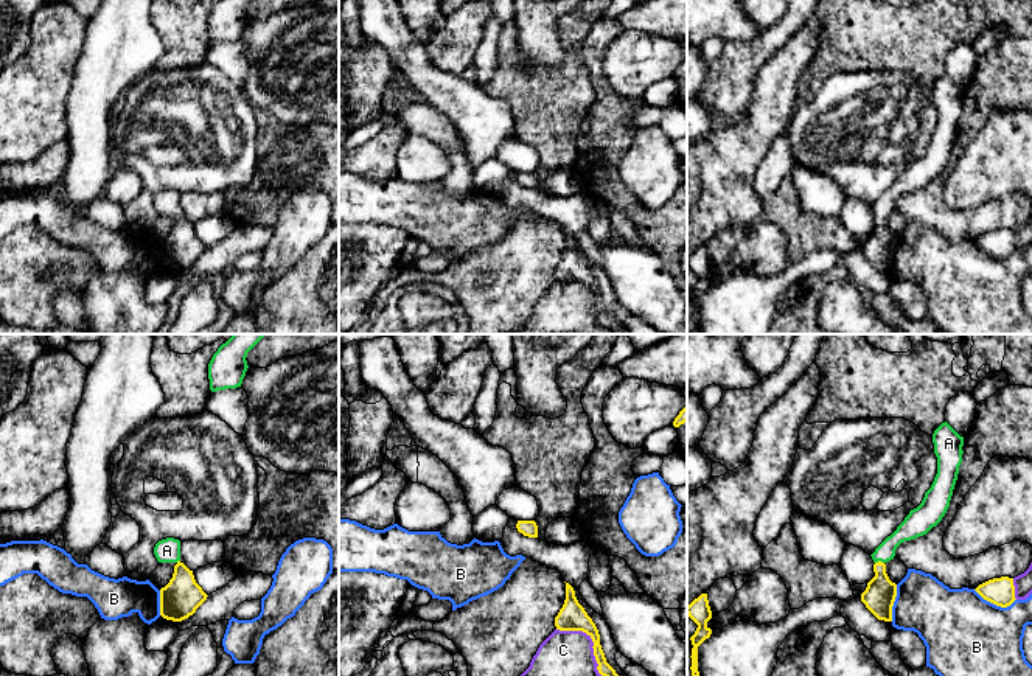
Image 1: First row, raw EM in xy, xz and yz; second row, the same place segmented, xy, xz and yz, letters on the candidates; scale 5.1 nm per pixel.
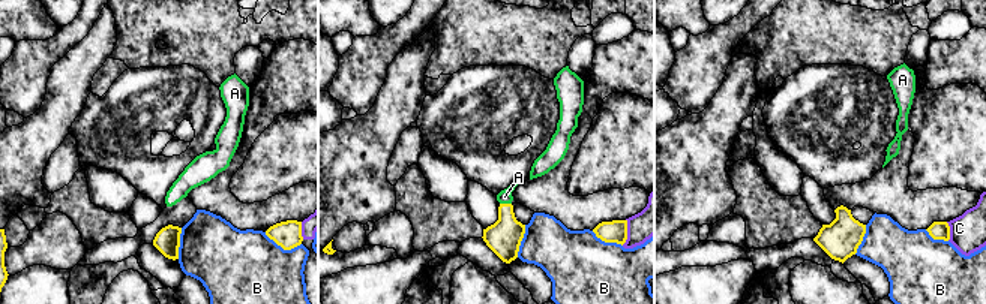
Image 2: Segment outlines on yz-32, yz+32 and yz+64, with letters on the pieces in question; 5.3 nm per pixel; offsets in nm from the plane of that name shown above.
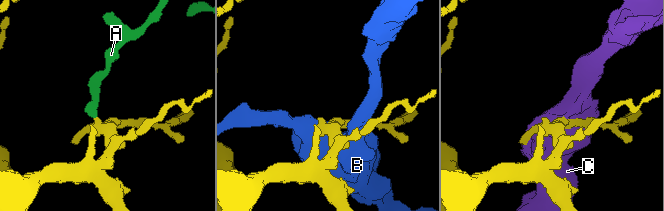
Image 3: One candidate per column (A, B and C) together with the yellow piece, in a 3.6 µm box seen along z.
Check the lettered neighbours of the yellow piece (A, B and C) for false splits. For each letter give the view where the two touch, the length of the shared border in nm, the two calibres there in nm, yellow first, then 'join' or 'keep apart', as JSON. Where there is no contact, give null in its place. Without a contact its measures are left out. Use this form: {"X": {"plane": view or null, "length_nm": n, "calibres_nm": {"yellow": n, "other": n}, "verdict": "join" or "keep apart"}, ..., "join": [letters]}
{"A": {"plane": "yz", "length_nm": 50, "calibres_nm": {"yellow": 160, "other": 120}, "verdict": "join"}, "B": {"plane": "yz", "length_nm": 240, "calibres_nm": {"yellow": 140, "other": 420}, "verdict": "keep apart"}, "C": {"plane": "xz", "length_nm": 340, "calibres_nm": {"yellow": 140, "other": 240}, "verdict": "keep apart"}, "join": ["A"]}

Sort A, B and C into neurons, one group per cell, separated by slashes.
A / B / C

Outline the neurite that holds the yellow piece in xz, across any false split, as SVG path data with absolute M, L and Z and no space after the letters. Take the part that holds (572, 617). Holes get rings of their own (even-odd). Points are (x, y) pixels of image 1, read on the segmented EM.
M566 583L566 600L558 615L555 617L555 626L560 631L583 631L594 642L594 656L598 664L597 670L601 676L619 676L615 670L606 662L605 653L600 645L600 634L587 615L584 608L578 603L574 587Z

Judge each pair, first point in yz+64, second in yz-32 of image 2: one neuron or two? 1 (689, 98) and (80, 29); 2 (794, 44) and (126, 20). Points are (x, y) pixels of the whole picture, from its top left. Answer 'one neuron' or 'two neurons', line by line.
1: one neuron
2: one neuron

